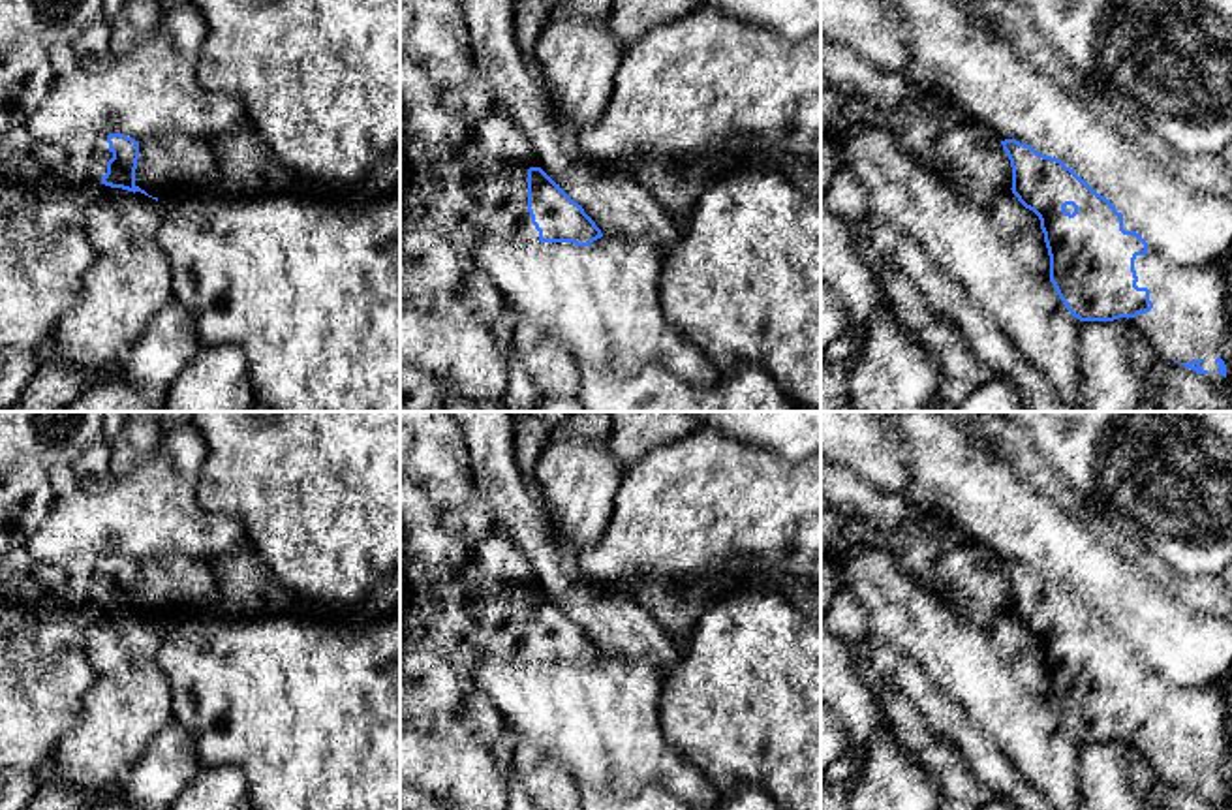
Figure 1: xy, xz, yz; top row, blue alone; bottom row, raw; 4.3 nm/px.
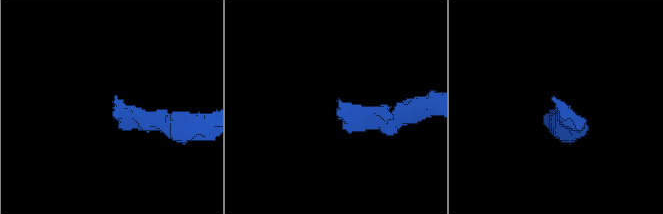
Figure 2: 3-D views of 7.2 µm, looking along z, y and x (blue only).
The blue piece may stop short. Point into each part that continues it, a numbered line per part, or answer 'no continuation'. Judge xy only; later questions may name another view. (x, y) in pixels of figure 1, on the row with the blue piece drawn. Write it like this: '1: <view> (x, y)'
1: xy (53, 100)

